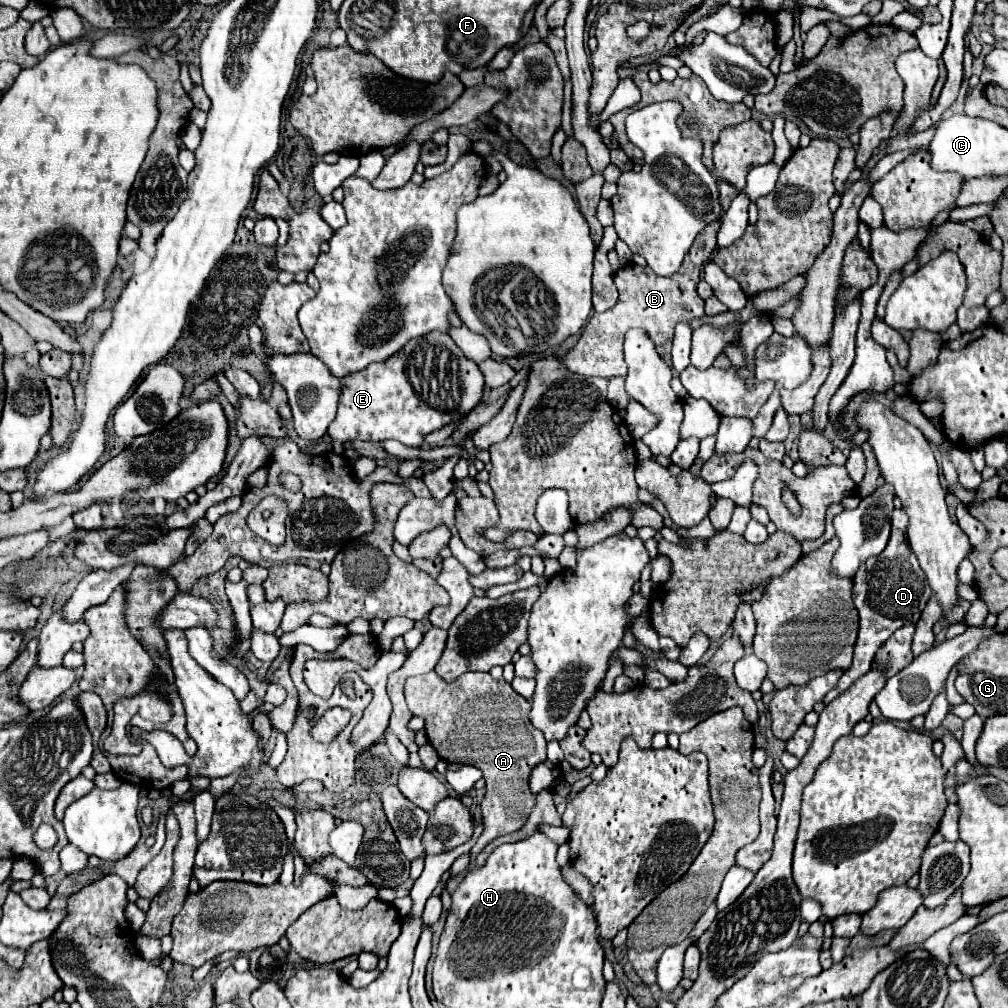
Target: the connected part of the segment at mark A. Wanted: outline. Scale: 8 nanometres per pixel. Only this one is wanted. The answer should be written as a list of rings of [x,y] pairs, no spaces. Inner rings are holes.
[[[436,672],[412,676],[404,684],[404,696],[406,696],[406,704],[408,704],[410,712],[414,716],[422,716],[426,720],[428,742],[436,748],[436,752],[440,754],[442,760],[470,764],[470,766],[480,768],[484,774],[486,792],[480,804],[484,830],[482,830],[482,836],[478,838],[478,842],[474,844],[474,848],[470,850],[468,870],[472,870],[472,868],[476,868],[476,864],[474,864],[476,856],[484,850],[486,844],[490,844],[498,836],[520,830],[524,826],[524,822],[528,820],[528,816],[534,808],[534,800],[536,800],[536,796],[528,788],[528,776],[536,764],[546,760],[544,736],[540,736],[540,732],[528,720],[530,702],[526,698],[522,698],[520,694],[516,694],[504,678],[494,680],[490,674],[484,674],[484,672],[462,674],[456,682],[450,682],[450,684],[446,684]]]

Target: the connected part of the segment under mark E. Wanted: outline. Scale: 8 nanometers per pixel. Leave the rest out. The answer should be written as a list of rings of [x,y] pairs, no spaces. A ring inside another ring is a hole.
[[[430,332],[428,336],[420,336],[420,338],[416,338],[416,340],[410,340],[400,352],[396,352],[396,356],[390,356],[390,358],[384,360],[384,362],[368,364],[368,368],[364,368],[364,370],[360,370],[360,372],[354,372],[354,374],[346,374],[346,376],[342,378],[342,390],[340,390],[340,400],[338,400],[338,412],[336,412],[334,422],[332,422],[330,428],[328,428],[328,434],[330,434],[330,438],[332,438],[332,448],[340,454],[342,444],[348,442],[348,440],[374,440],[374,442],[378,442],[378,440],[388,440],[388,438],[394,438],[394,440],[398,440],[398,442],[402,442],[402,444],[406,444],[406,446],[420,446],[426,434],[430,434],[430,432],[434,432],[434,430],[440,430],[440,428],[444,428],[446,424],[456,422],[462,414],[470,412],[470,410],[482,400],[482,390],[484,390],[484,376],[482,376],[478,364],[472,362],[470,358],[466,358],[466,356],[462,354],[462,350],[454,344],[454,340],[452,340],[448,334],[444,334],[444,332]]]

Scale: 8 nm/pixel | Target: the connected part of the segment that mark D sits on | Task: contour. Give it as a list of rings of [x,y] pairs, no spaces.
[[[894,510],[892,514],[892,534],[890,542],[884,548],[884,552],[868,562],[864,562],[866,574],[864,574],[864,586],[862,586],[862,574],[856,572],[854,576],[854,588],[852,588],[852,598],[854,604],[860,612],[860,632],[858,640],[854,646],[854,662],[852,666],[842,674],[838,682],[838,690],[844,692],[848,690],[854,680],[864,676],[870,670],[870,664],[876,656],[876,650],[904,624],[914,624],[926,602],[930,600],[930,586],[926,582],[926,576],[916,560],[916,556],[908,548],[908,538],[906,538],[906,528],[908,528],[908,516],[904,510]]]

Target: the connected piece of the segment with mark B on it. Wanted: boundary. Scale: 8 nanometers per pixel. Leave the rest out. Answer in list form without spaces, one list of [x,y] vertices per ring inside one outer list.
[[[714,222],[700,236],[696,236],[680,272],[674,272],[668,278],[656,276],[648,266],[642,270],[638,264],[626,264],[622,270],[614,274],[614,284],[618,288],[618,302],[604,314],[594,314],[576,346],[562,358],[562,364],[580,374],[580,376],[600,376],[600,378],[614,378],[626,376],[626,362],[622,356],[622,342],[624,334],[630,328],[644,328],[656,346],[662,346],[666,340],[674,338],[674,326],[678,322],[690,322],[692,318],[704,316],[704,300],[696,292],[696,284],[700,282],[700,272],[706,262],[712,260],[716,250],[716,232],[720,224]]]

